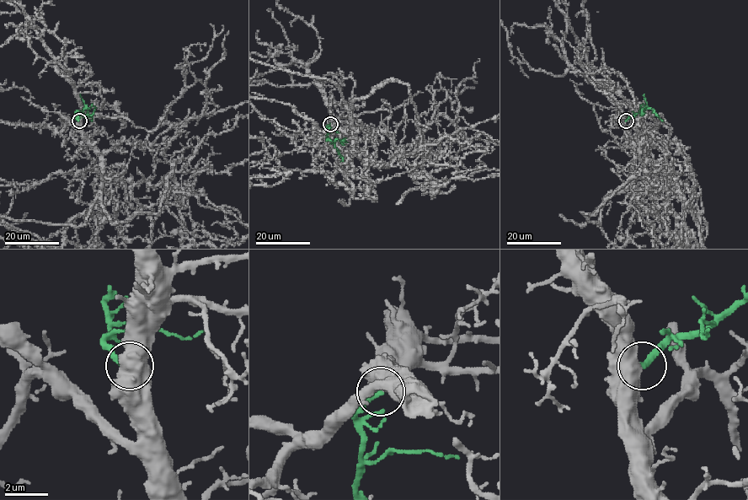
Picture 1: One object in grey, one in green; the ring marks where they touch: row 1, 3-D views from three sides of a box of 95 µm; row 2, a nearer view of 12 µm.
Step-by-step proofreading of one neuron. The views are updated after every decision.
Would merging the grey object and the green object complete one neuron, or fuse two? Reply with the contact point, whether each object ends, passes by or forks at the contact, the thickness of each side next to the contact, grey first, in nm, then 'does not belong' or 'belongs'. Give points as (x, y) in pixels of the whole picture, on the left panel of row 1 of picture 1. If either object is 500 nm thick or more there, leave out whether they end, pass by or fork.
place (79, 120); calibres 800 and 280 nm; belongs

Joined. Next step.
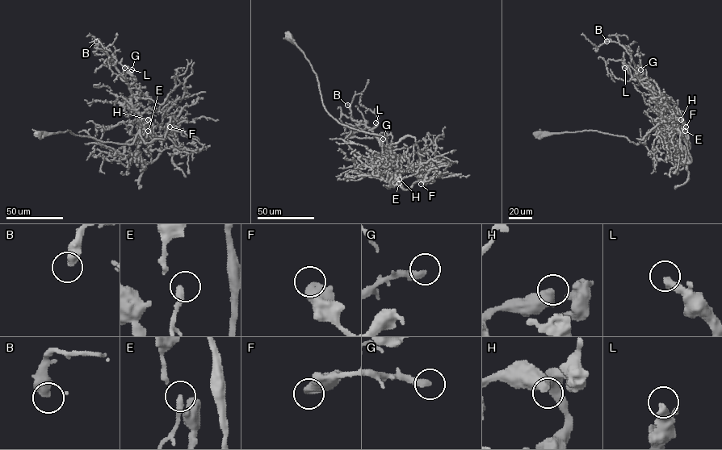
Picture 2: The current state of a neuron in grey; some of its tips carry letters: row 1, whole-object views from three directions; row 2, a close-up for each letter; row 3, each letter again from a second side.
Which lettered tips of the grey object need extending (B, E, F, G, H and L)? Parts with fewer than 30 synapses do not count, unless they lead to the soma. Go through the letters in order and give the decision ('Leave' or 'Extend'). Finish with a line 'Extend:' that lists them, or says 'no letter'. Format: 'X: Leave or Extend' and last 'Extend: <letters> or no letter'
B: Leave
E: Leave
F: Leave
G: Leave
H: Leave
L: Extend
Extend: L

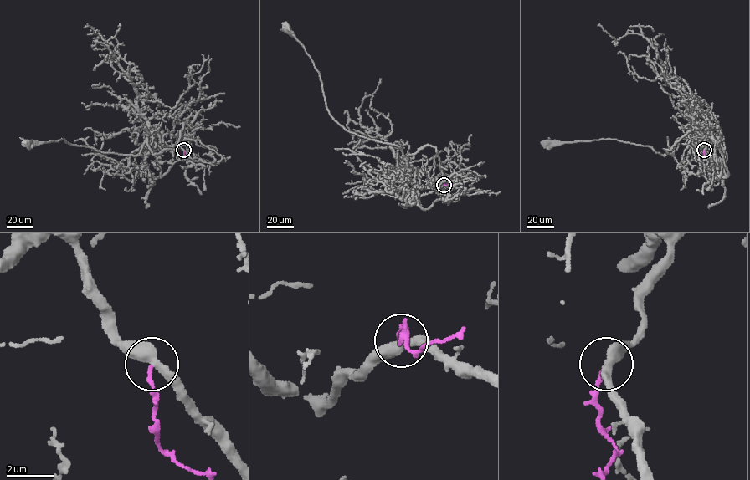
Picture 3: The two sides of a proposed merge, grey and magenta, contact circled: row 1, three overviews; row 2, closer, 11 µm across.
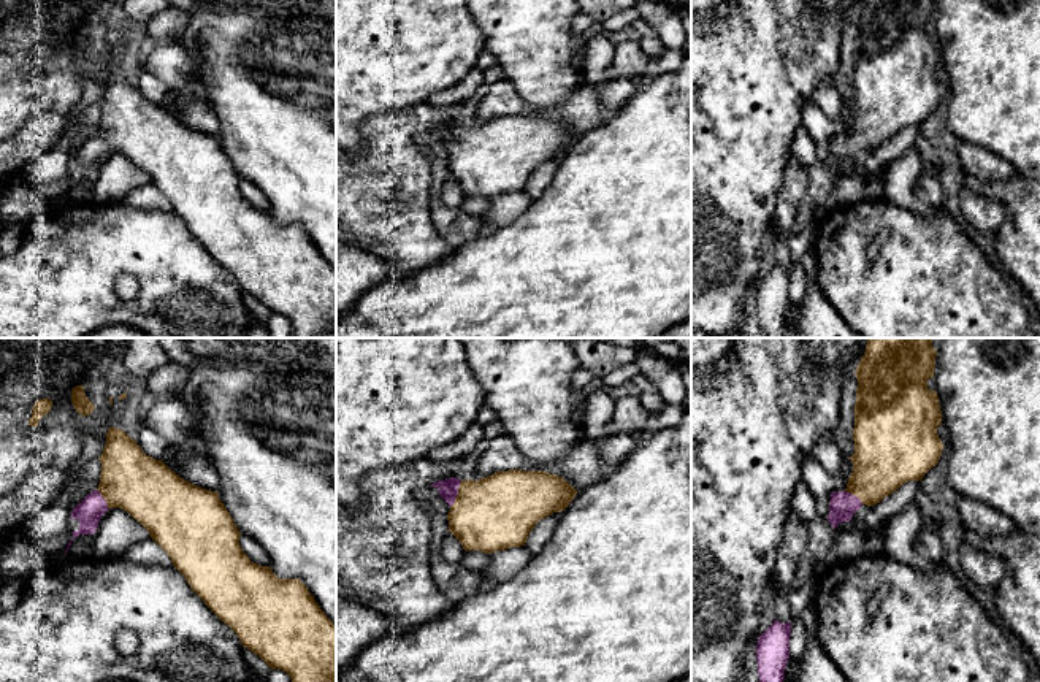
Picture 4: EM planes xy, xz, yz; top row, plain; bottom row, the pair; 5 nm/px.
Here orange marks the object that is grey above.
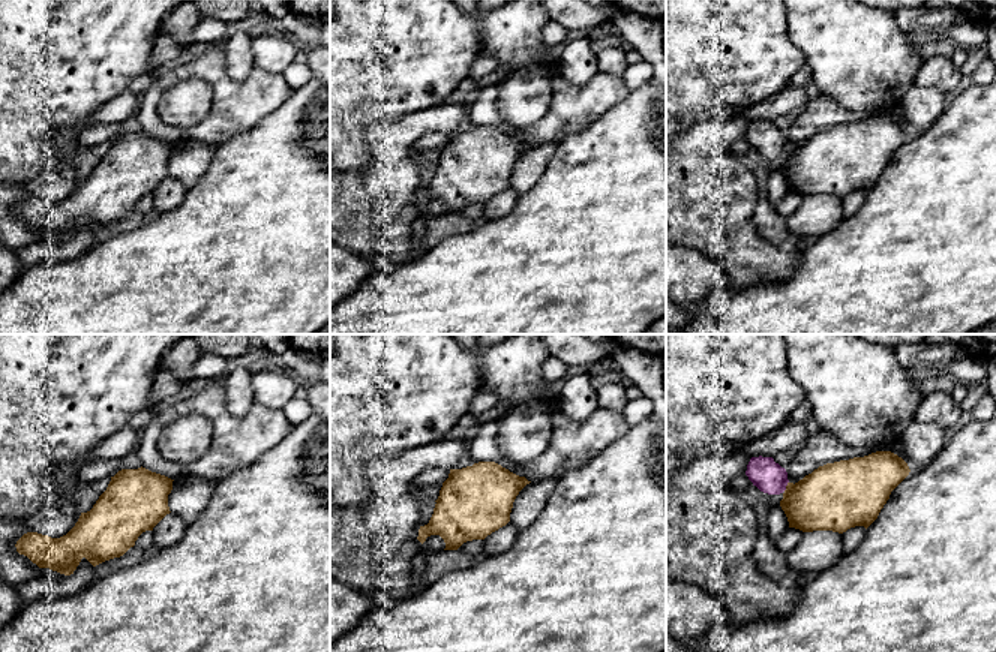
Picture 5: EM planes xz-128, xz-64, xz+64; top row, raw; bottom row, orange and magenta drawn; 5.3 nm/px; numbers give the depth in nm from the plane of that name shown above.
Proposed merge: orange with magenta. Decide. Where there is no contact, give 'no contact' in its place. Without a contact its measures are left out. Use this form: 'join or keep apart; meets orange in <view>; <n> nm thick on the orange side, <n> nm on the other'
join; meets orange in xz; 380 nm thick on the orange side, 100 nm on the other

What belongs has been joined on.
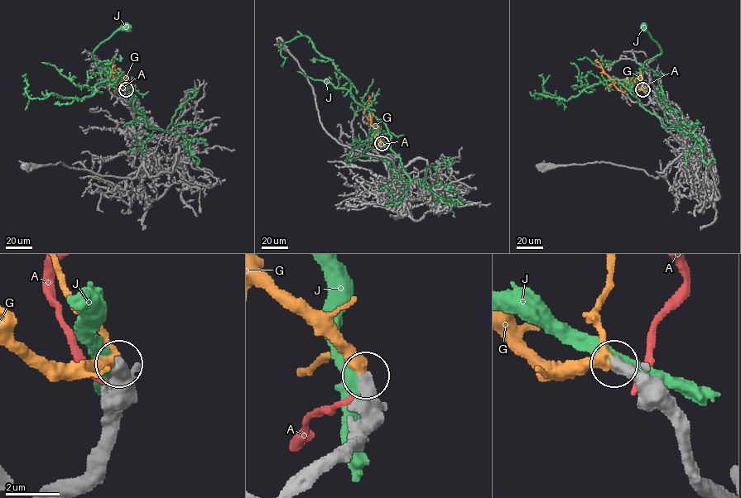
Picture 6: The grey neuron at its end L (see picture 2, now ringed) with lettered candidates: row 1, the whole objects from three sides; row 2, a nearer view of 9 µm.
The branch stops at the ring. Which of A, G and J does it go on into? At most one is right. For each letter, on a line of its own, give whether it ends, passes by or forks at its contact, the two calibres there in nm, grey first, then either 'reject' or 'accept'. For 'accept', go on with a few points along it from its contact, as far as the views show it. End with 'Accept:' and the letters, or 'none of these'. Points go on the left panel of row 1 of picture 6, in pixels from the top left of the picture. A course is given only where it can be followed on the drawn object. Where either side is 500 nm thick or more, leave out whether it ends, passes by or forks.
A: calibres 600 and 260 nm; reject
G: it passes by; calibres 440 and 300 nm; accept; course (126, 89), (119, 87), (122, 83), (115, 92), (112, 72), (113, 59)
J: calibres 750 and 500 nm; reject
Accept: G

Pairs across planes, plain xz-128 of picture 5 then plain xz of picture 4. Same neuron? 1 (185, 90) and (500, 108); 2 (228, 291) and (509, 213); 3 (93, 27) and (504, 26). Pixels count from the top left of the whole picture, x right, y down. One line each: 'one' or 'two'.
1: two
2: two
3: two

